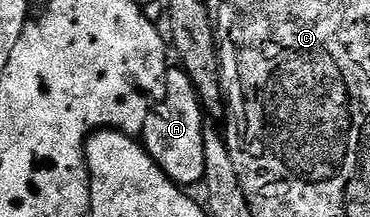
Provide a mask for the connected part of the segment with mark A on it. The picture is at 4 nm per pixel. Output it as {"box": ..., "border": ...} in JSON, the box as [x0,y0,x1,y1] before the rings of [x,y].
{"box":[140,69,207,189],"border":[[[181,69],[167,70],[164,94],[166,96],[163,97],[162,104],[160,99],[151,110],[148,121],[144,121],[140,142],[171,181],[183,189],[190,189],[193,183],[201,184],[204,180],[204,129],[207,126],[202,120],[204,104],[198,88],[190,80],[190,74]]]}

